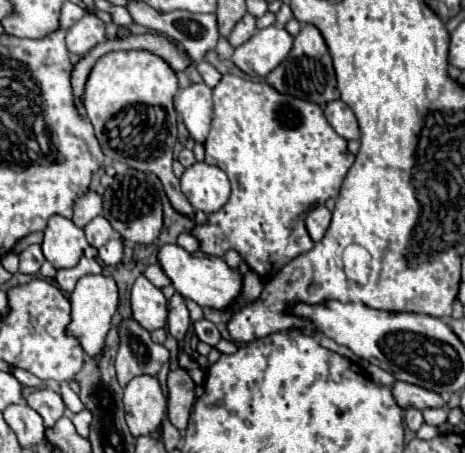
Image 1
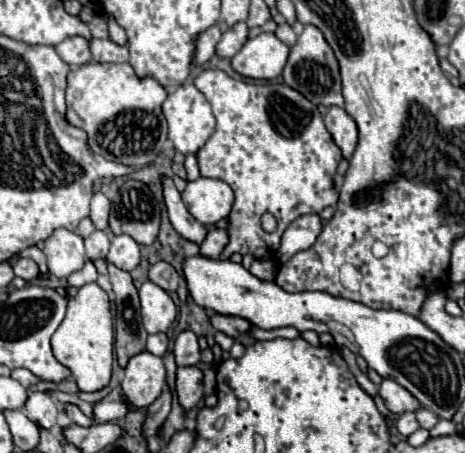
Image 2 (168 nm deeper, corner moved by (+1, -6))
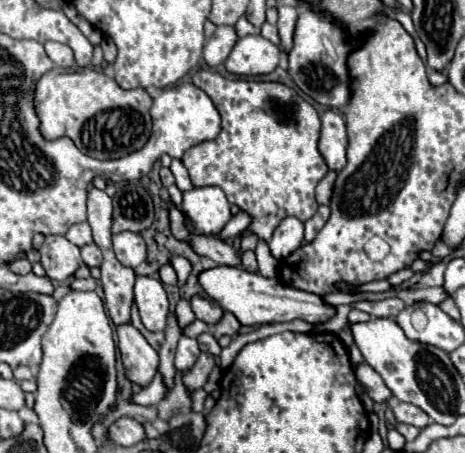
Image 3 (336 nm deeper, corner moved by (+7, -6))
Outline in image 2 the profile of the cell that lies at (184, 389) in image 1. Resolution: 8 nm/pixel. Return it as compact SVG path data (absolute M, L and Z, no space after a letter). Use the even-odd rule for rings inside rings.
M178 367L178 377L176 377L176 391L180 405L190 411L200 403L204 397L204 385L202 385L204 373L198 367Z

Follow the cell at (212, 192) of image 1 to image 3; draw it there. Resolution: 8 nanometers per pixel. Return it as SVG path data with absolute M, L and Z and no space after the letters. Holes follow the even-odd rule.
M194 187L184 193L184 215L192 221L194 229L204 235L216 235L230 215L230 203L220 187Z

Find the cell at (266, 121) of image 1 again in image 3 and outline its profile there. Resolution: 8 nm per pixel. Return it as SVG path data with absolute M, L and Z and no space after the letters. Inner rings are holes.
M212 69L196 71L192 75L192 83L212 99L222 117L222 131L218 133L218 137L190 147L182 157L182 163L190 173L192 185L220 187L232 205L238 205L240 211L252 217L252 223L248 231L242 233L242 237L254 233L258 235L258 239L264 239L268 243L272 239L272 231L284 217L294 215L300 221L308 221L318 209L314 189L318 181L328 173L328 165L324 163L324 157L320 155L318 149L320 117L316 109L310 103L306 103L294 89L282 83L242 81L242 79L232 81Z

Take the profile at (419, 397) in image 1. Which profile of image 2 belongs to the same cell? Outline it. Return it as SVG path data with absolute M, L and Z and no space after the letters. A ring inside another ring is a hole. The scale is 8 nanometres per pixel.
M382 379L378 393L384 399L386 407L390 409L390 413L406 413L406 411L416 411L420 407L420 403L392 379Z

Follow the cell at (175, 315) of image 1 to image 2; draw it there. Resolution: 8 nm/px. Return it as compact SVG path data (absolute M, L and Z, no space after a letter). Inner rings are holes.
M182 331L174 341L174 355L176 355L178 367L198 365L200 363L198 337L192 331Z

